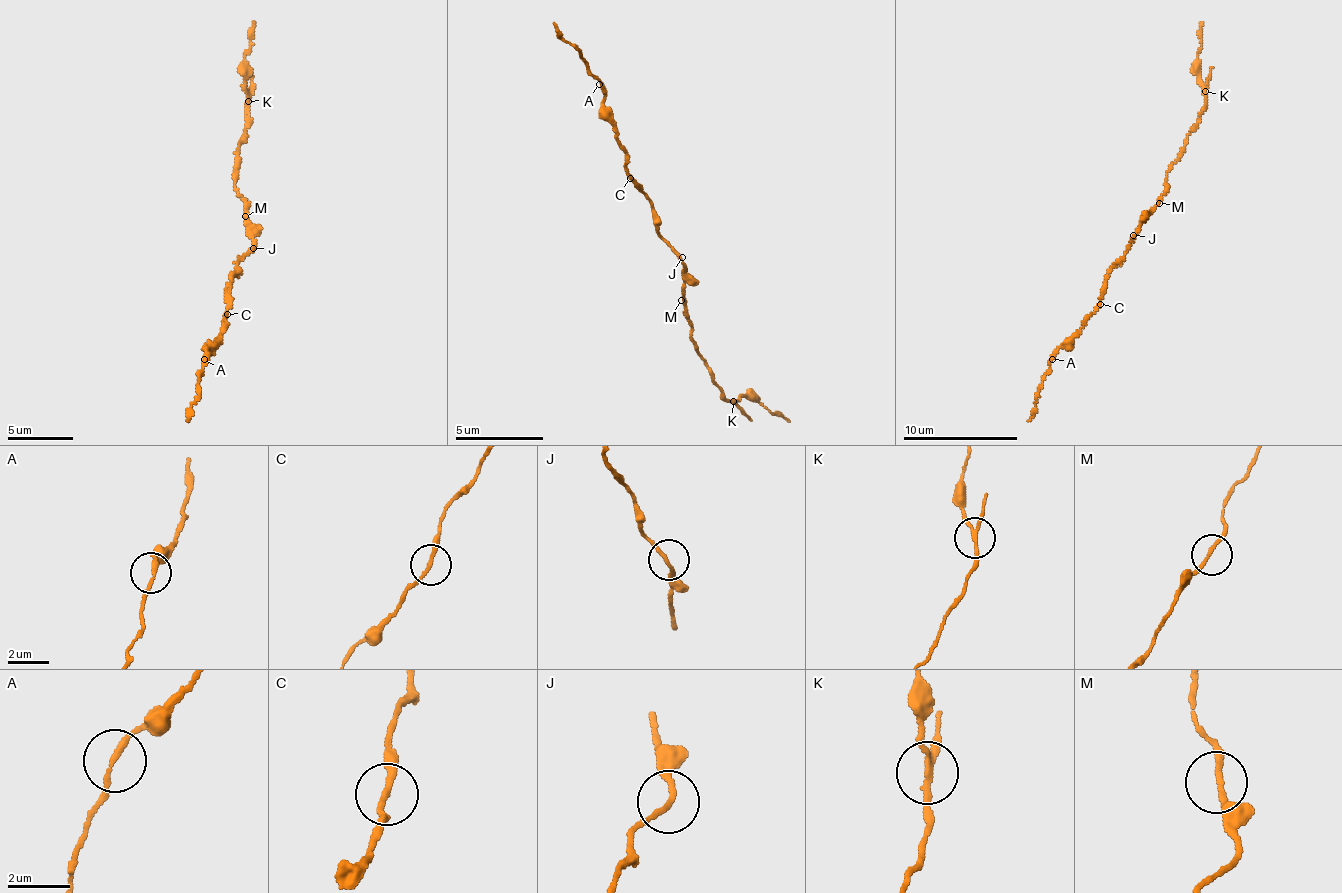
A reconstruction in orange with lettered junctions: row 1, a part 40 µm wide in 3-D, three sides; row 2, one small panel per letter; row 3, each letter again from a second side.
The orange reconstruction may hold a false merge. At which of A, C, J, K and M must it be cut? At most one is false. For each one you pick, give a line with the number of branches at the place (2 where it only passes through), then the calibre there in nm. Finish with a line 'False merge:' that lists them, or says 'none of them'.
K: Branches: 3. Thickness 160 nm
False merge: K

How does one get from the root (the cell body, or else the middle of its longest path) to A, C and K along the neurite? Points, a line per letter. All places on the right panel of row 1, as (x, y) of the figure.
A: (1140, 224), (1127, 252), (1110, 269), (1100, 307), (1065, 341), (1052, 359)
C: (1140, 224), (1127, 252), (1110, 269), (1100, 304)
K: (1140, 224), (1165, 192), (1166, 171), (1197, 122), (1205, 104), (1205, 90)

